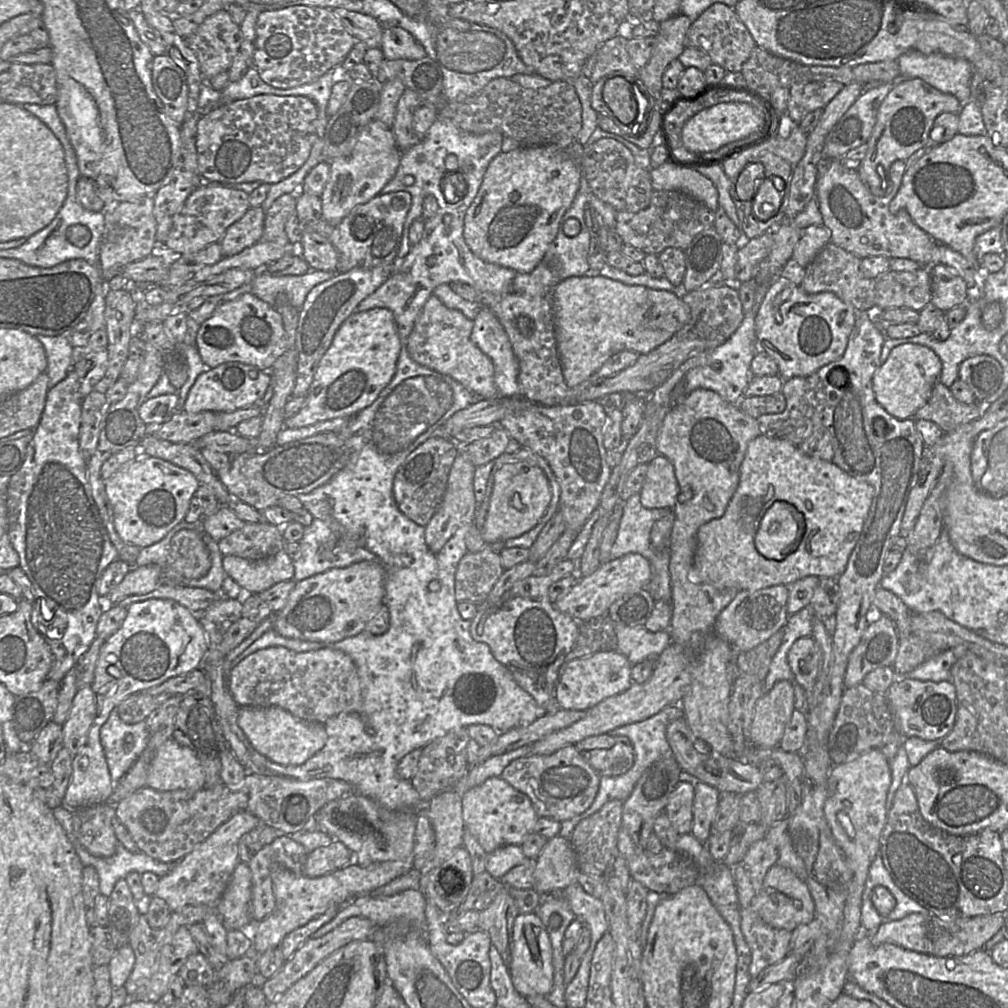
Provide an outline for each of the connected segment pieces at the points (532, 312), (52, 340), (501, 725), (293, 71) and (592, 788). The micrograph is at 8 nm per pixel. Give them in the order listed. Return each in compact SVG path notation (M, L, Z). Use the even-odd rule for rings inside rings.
M449 283L452 290L470 302L487 306L498 318L511 343L519 363L518 381L522 397L543 406L576 403L578 396L594 381L610 376L633 365L638 359L635 351L623 350L612 355L593 375L577 386L569 387L562 373L558 355L557 342L553 325L552 293L537 298L525 298L515 293L496 294L479 291L472 286L461 283Z
M35 336L43 345L47 357L47 374L49 389L62 381L73 369L77 359L77 351L71 346L70 340L60 336Z
M422 235L422 237L424 237L423 242L418 242L417 244L415 244L403 261L396 257L396 259L394 260L395 270L393 271L393 273L384 283L382 283L377 288L377 290L375 290L372 294L365 298L356 309L357 312L364 312L374 308L386 308L393 313L397 324L401 344L401 351L397 362L396 374L391 380L391 382L382 390L377 399L370 406L366 407L364 410L353 416L350 422L338 432L339 436L344 440L345 447L347 449L346 465L324 485L314 489L313 491L307 494L299 494L296 496L302 502L304 508L307 509L313 516L312 523L309 526L305 527L303 537L299 541L300 544L299 557L293 560L295 568L295 575L293 579L296 581L296 583L313 575L323 573L329 569L348 567L354 563L361 561L379 562L386 571L384 604L386 604L389 609L390 614L389 629L385 633L380 635L374 635L364 630L357 634L356 636L348 637L344 640L341 640L340 642L336 642L334 644L329 645L331 648L340 650L349 655L356 665L357 673L360 679L360 687L363 701L362 713L360 714L356 712L354 713L344 712L329 718L325 723L325 730L327 733L327 741L325 746L315 755L313 755L311 758L305 761L303 764L296 766L280 765L269 760L268 758L260 754L251 745L251 743L245 736L244 732L242 731L243 744L246 747L247 751L250 753L254 763L261 769L265 769L265 771L268 774L295 778L301 781L309 781L313 779L323 778L342 780L351 784L354 787L355 792L357 794L367 797L388 809L414 811L420 808L421 806L424 806L424 804L421 801L418 792L411 784L411 781L402 779L397 773L397 765L406 754L412 752L415 749L419 748L422 749L424 746L426 746L428 743L435 740L436 738L442 737L448 734L449 732L457 729L467 728L471 725L476 724L483 724L492 727L499 733L503 733L511 729L528 726L536 719L543 717L545 714L549 712L548 709L539 706L535 699L516 683L510 670L494 658L490 650L490 647L487 644L477 642L472 638L470 633L471 621L464 620L457 609L458 602L455 597L455 575L459 561L468 552L465 543L465 535L469 530L469 526L460 527L455 532L455 534L447 541L443 548L438 553L434 553L429 549L428 545L426 544L425 527L418 525L416 522L414 522L406 515L404 515L398 508L396 501L394 499L393 481L398 468L402 465L406 458L419 445L424 443L427 439L433 437L435 431L441 426L443 426L445 422L454 413L474 403L474 394L467 388L465 388L462 384L460 384L459 382L457 382L456 380L447 375L441 374L439 372L436 372L434 370L431 370L427 367L424 367L416 363L408 353L407 347L408 338L410 333L412 332L415 321L420 315L427 300L436 289L435 285L433 285L434 277L431 277L432 273L428 272L428 265L427 262L425 262L425 259L427 257L427 255L424 255L424 248L426 246L425 235ZM432 580L438 580L440 582L441 588L439 591L436 592L430 591L429 583Z
M296 5L276 11L265 11L261 12L257 19L255 52L251 65L266 84L279 89L293 88L312 83L330 69L341 65L355 42L332 9Z
M575 745L565 746L551 755L527 755L512 761L501 777L531 800L539 817L558 822L582 814L593 803L600 776L578 752Z

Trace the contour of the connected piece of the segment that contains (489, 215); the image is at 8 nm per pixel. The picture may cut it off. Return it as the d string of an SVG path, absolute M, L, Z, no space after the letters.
M555 145L531 147L519 146L518 148L510 150L508 152L501 151L490 161L487 170L484 174L480 189L466 212L464 219L464 238L466 244L477 257L479 257L485 262L495 263L507 268L511 268L517 272L531 272L543 260L550 244L555 239L558 233L560 221L564 213L571 206L576 196L576 193L579 190L580 179L582 174L582 169L571 158L567 150Z

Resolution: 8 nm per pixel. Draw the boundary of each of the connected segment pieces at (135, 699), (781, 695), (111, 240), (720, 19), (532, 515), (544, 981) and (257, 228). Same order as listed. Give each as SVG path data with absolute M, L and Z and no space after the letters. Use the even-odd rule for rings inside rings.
M138 692L127 697L115 709L123 722L135 724L144 721L171 696L168 693L152 695L148 692Z
M787 680L775 683L770 691L764 692L756 701L749 729L748 744L761 748L773 748L779 745L784 729L795 710L794 687Z
M154 196L135 201L104 204L104 239L99 254L99 268L105 281L118 275L129 263L152 254L156 242L157 223L154 216Z
M724 3L709 6L695 21L687 33L687 43L707 53L713 64L720 65L727 72L742 70L756 43L734 8Z
M526 461L504 464L494 476L493 490L481 537L486 544L519 537L537 525L551 501L551 488L543 470Z
M535 912L518 914L513 923L509 974L515 990L523 997L548 995L553 986L552 946L548 932Z
M250 207L235 223L230 225L219 242L223 257L233 256L245 248L251 247L262 240L266 213L262 207Z

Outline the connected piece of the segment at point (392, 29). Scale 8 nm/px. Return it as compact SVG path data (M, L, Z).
M383 26L381 51L387 60L419 60L427 56L423 46L397 26Z

